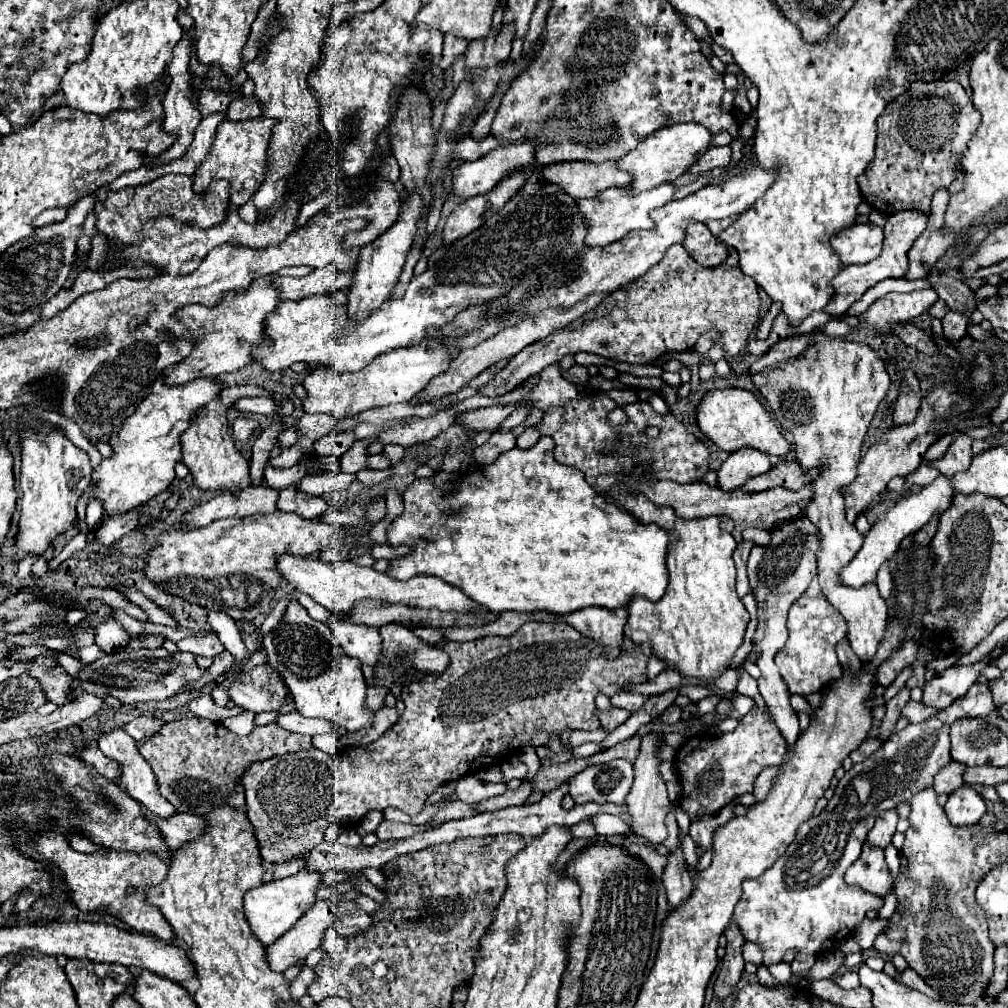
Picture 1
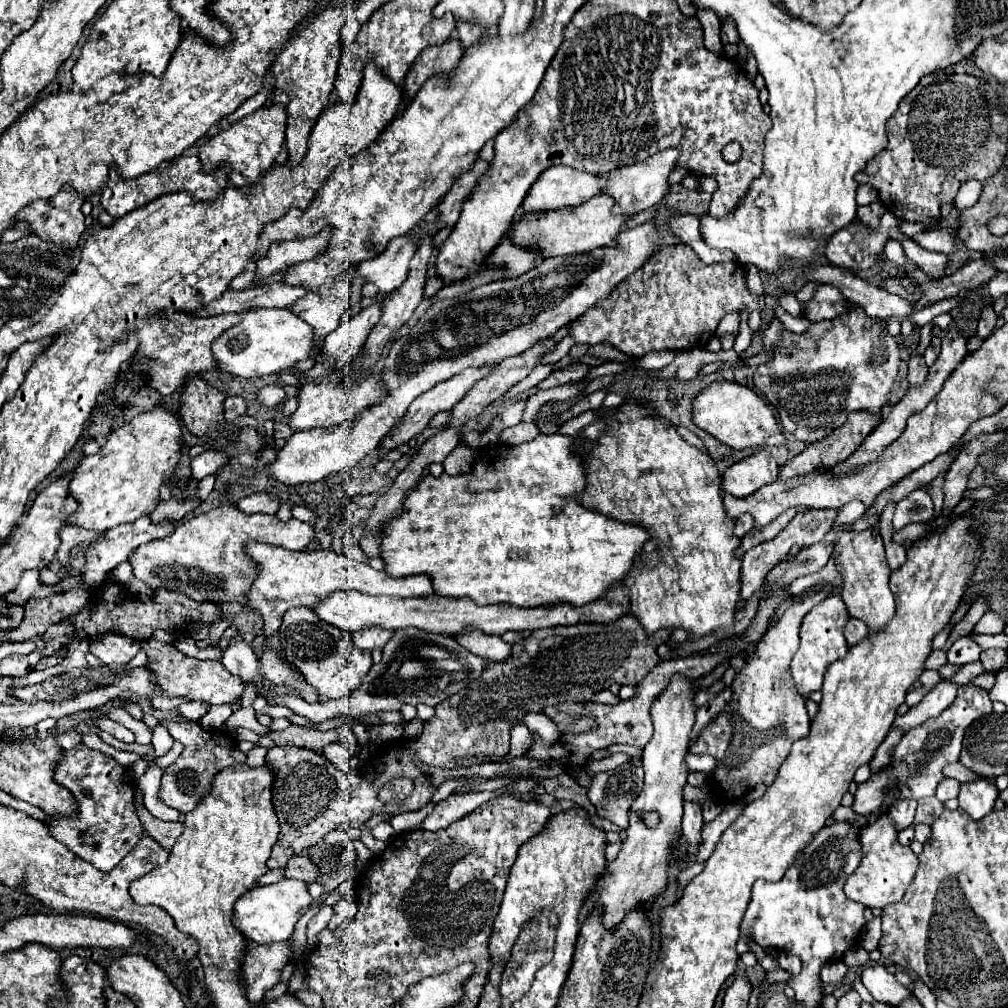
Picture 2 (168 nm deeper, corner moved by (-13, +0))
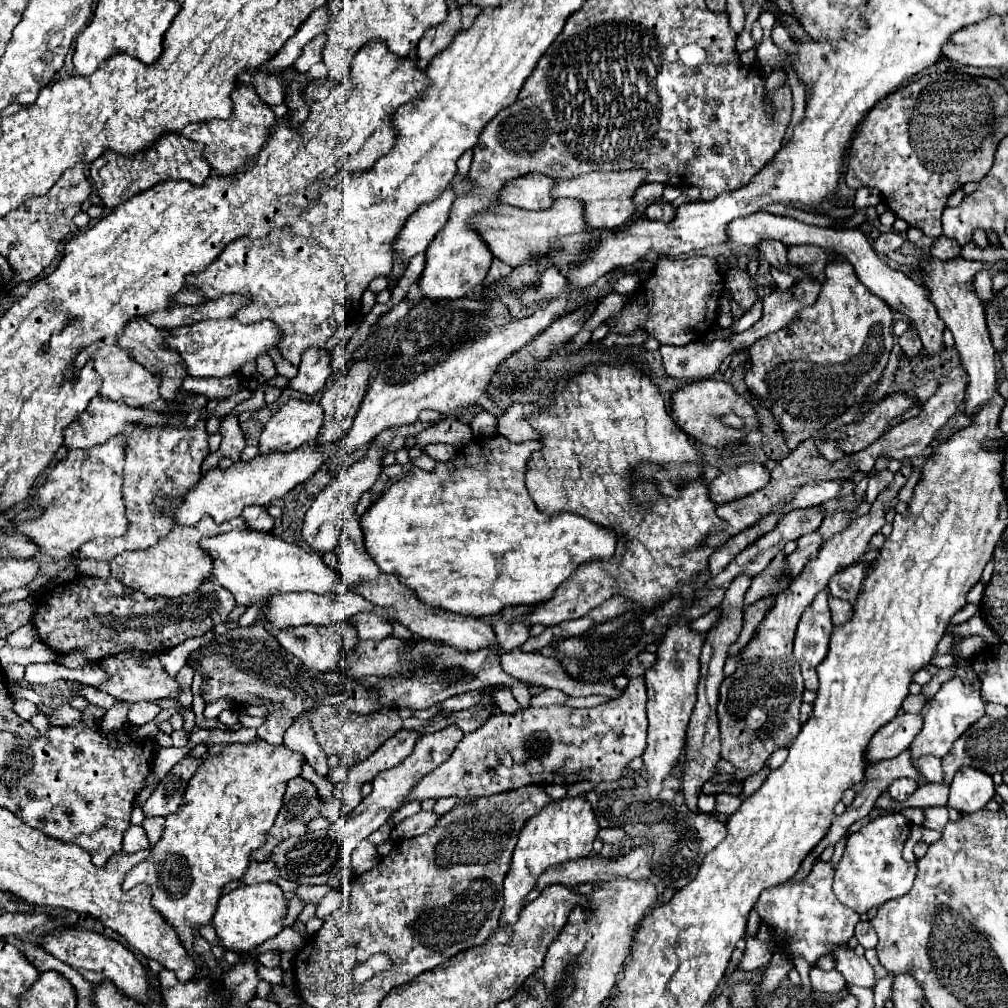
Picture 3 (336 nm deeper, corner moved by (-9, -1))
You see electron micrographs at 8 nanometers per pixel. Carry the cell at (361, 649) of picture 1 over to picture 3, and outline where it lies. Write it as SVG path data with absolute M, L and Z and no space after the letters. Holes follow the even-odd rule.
M358 614L354 624L360 640L382 640L392 634L392 622L374 614Z

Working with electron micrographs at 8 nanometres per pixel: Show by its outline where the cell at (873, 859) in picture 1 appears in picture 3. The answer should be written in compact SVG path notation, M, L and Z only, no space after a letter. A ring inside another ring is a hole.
M890 812L886 816L874 818L868 826L860 828L848 838L844 856L838 862L834 876L834 894L844 906L856 910L858 914L864 914L870 908L878 908L886 900L898 898L910 890L916 866L906 864L902 858L902 848L910 834L910 828L912 822L902 812Z

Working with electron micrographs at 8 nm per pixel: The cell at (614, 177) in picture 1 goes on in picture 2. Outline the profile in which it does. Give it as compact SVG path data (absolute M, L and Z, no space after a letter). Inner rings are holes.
M572 167L546 169L542 177L532 185L530 195L526 195L526 211L538 209L562 209L568 205L580 205L600 195L608 185L600 175L588 171L578 171Z

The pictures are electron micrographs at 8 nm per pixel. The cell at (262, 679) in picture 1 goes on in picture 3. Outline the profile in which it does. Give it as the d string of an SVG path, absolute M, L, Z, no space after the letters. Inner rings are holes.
M118 654L114 658L104 658L100 662L102 670L108 674L108 680L98 686L98 690L126 702L140 702L140 700L160 700L178 696L178 684L174 678L166 676L160 660L156 654Z

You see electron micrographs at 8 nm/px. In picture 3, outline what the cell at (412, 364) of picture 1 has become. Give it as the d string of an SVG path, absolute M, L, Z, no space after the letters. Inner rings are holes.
M288 400L264 426L258 438L260 454L294 452L304 444L312 444L322 424L322 408L318 402Z

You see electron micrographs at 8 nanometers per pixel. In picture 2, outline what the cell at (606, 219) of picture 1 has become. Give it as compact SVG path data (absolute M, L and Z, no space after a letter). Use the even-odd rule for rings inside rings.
M602 193L578 207L562 207L558 211L546 211L534 217L532 213L522 213L514 221L514 243L522 247L540 249L544 257L584 253L584 251L594 251L598 247L610 247L610 245L616 247L618 245L616 237L620 235L630 215L614 215L612 207L614 207L614 199Z

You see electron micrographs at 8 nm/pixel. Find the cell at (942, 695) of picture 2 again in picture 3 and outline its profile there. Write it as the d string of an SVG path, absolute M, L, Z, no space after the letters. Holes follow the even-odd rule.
M898 714L892 722L882 726L866 746L866 768L906 750L914 734L918 734L918 728L922 728L922 718L918 714Z

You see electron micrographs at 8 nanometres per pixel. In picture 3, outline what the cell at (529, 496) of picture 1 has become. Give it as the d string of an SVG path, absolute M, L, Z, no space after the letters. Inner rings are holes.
M490 436L490 438L478 438L472 440L470 444L466 444L464 448L460 448L456 452L456 456L448 462L436 462L432 472L424 472L416 466L412 466L406 476L398 482L394 482L380 498L376 504L372 504L366 514L362 514L360 518L360 528L364 532L364 542L366 542L366 552L370 554L370 558L378 564L378 568L382 572L390 572L394 574L404 586L408 586L416 598L432 608L444 608L456 614L466 614L466 616L490 616L490 614L498 614L500 610L504 610L506 606L518 606L518 604L540 604L546 602L554 596L554 590L580 566L592 560L610 560L610 556L616 550L616 534L614 530L606 530L604 526L598 526L586 518L578 518L572 514L558 514L558 516L548 516L542 514L536 506L534 500L530 498L528 490L526 490L526 482L524 482L524 468L526 462L530 458L530 454L534 450L540 450L540 442L538 440L526 440L520 444L514 444L502 436Z

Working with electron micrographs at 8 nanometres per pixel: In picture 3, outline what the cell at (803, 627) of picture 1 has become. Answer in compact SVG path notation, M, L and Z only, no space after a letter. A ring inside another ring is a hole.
M818 592L814 602L804 610L794 638L794 656L802 668L806 688L812 692L818 690L816 666L828 654L832 630L834 626L828 610L828 592Z

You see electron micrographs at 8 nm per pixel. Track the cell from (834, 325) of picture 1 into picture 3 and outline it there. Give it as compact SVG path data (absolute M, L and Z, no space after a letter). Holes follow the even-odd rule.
M986 270L978 272L974 278L974 288L977 296L984 303L993 298L990 274Z

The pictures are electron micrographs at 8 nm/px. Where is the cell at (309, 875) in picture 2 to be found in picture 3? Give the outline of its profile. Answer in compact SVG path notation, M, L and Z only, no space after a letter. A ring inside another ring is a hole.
M250 862L250 866L246 868L244 876L240 878L242 884L258 884L258 882L270 882L272 878L278 878L278 874L274 874L274 866L270 866L270 862Z

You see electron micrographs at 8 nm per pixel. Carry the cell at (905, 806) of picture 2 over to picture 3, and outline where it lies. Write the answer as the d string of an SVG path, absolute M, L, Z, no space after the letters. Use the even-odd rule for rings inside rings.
M898 778L898 780L894 780L892 784L890 784L890 788L888 788L888 792L890 792L890 796L894 798L894 800L906 800L910 794L914 794L914 790L916 790L916 782L914 780L910 780L910 778Z

